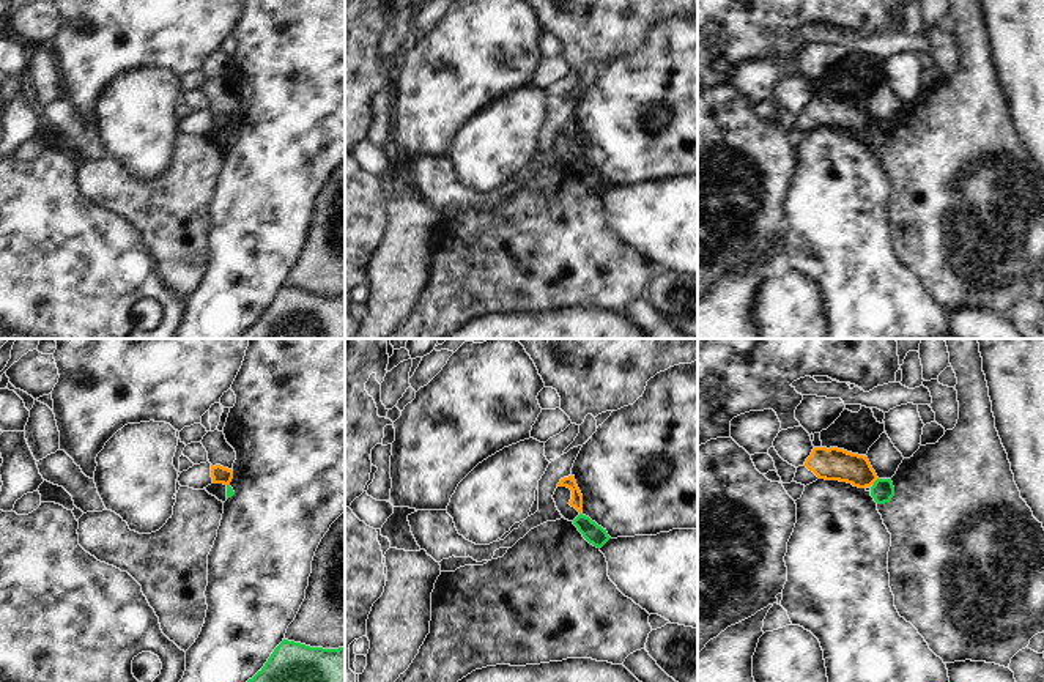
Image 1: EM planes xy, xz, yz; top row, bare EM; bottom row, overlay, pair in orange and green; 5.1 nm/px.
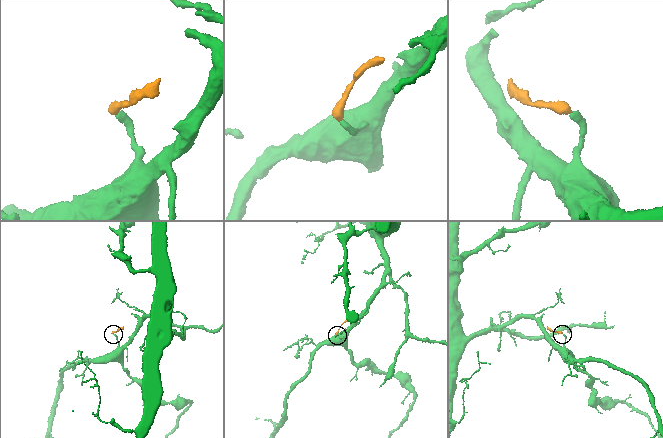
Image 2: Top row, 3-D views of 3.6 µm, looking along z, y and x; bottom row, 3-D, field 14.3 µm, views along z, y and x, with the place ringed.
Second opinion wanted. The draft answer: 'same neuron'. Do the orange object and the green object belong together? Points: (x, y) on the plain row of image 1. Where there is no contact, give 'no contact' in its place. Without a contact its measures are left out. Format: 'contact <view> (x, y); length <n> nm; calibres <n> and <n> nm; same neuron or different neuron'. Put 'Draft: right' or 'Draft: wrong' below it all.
contact yz (874, 128); length 50 nm; calibres 170 and 120 nm; different neuron
Draft: wrong

